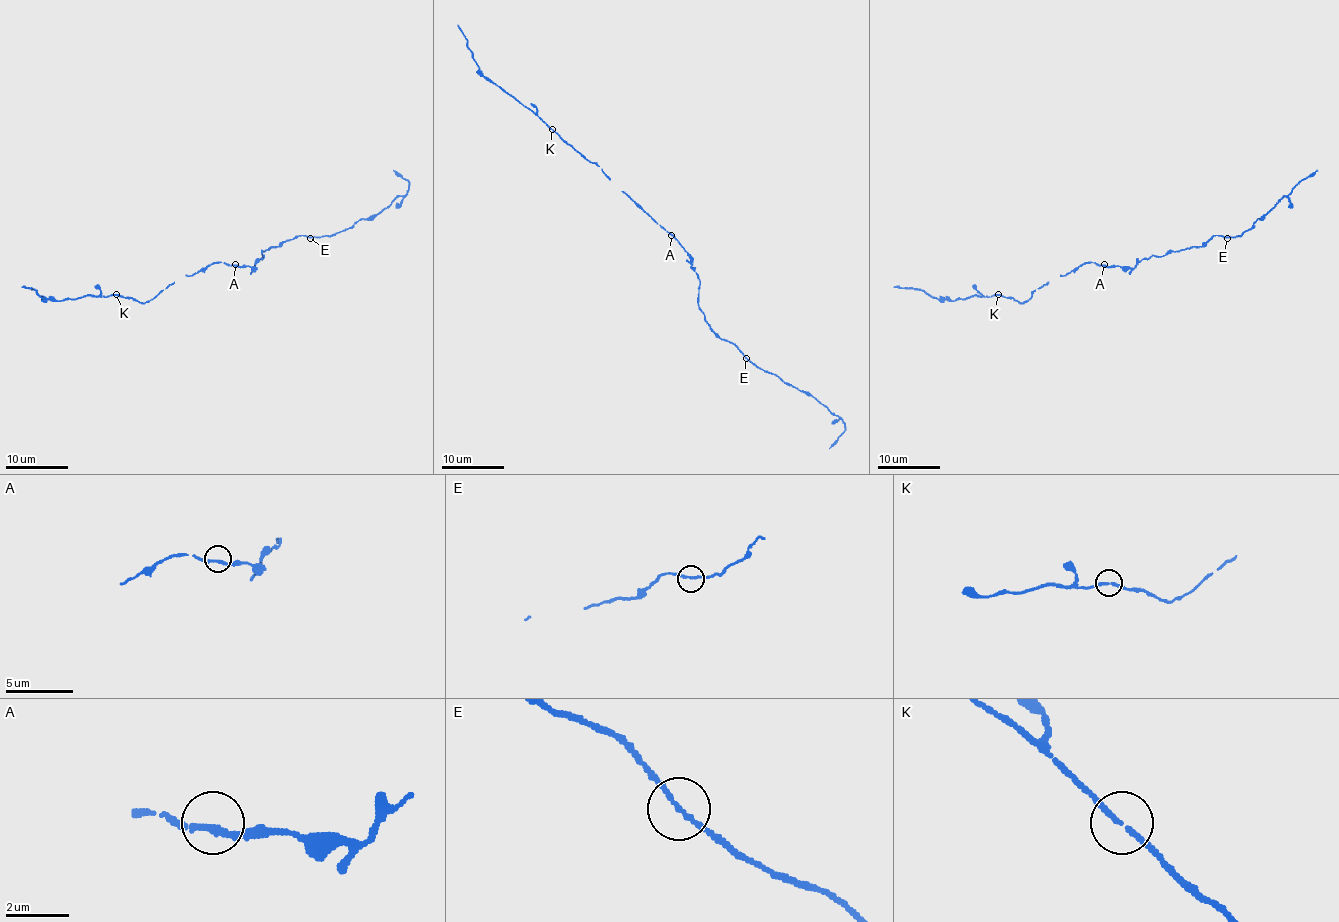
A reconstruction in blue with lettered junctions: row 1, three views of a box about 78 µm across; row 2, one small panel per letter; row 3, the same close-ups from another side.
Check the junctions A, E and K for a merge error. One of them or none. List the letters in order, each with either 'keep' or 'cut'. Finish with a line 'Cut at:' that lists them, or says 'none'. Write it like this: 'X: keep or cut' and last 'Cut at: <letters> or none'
A: keep
E: keep
K: keep
Cut at: none

